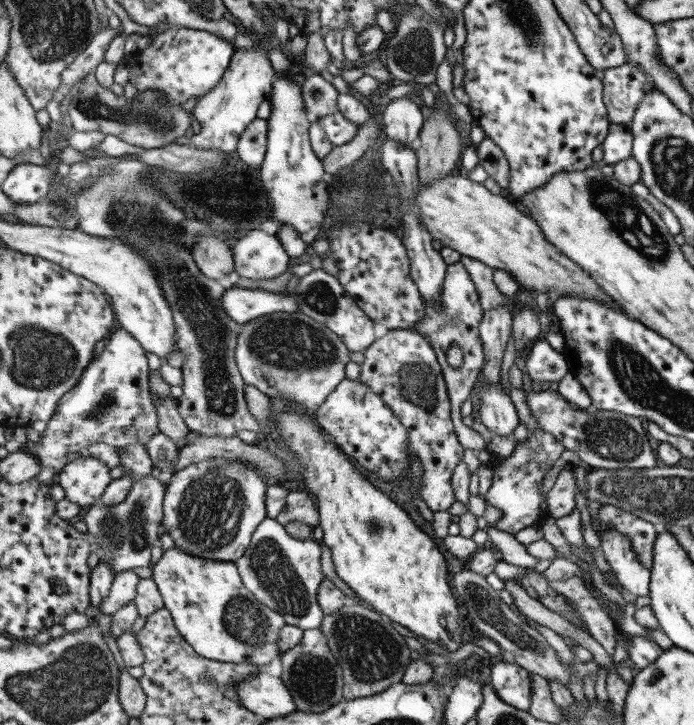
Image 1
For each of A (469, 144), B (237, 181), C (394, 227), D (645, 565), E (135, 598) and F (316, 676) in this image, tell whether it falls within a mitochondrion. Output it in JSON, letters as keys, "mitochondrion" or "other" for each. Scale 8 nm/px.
{"A":"other","B":"mitochondrion","C":"other","D":"other","E":"other","F":"mitochondrion"}

